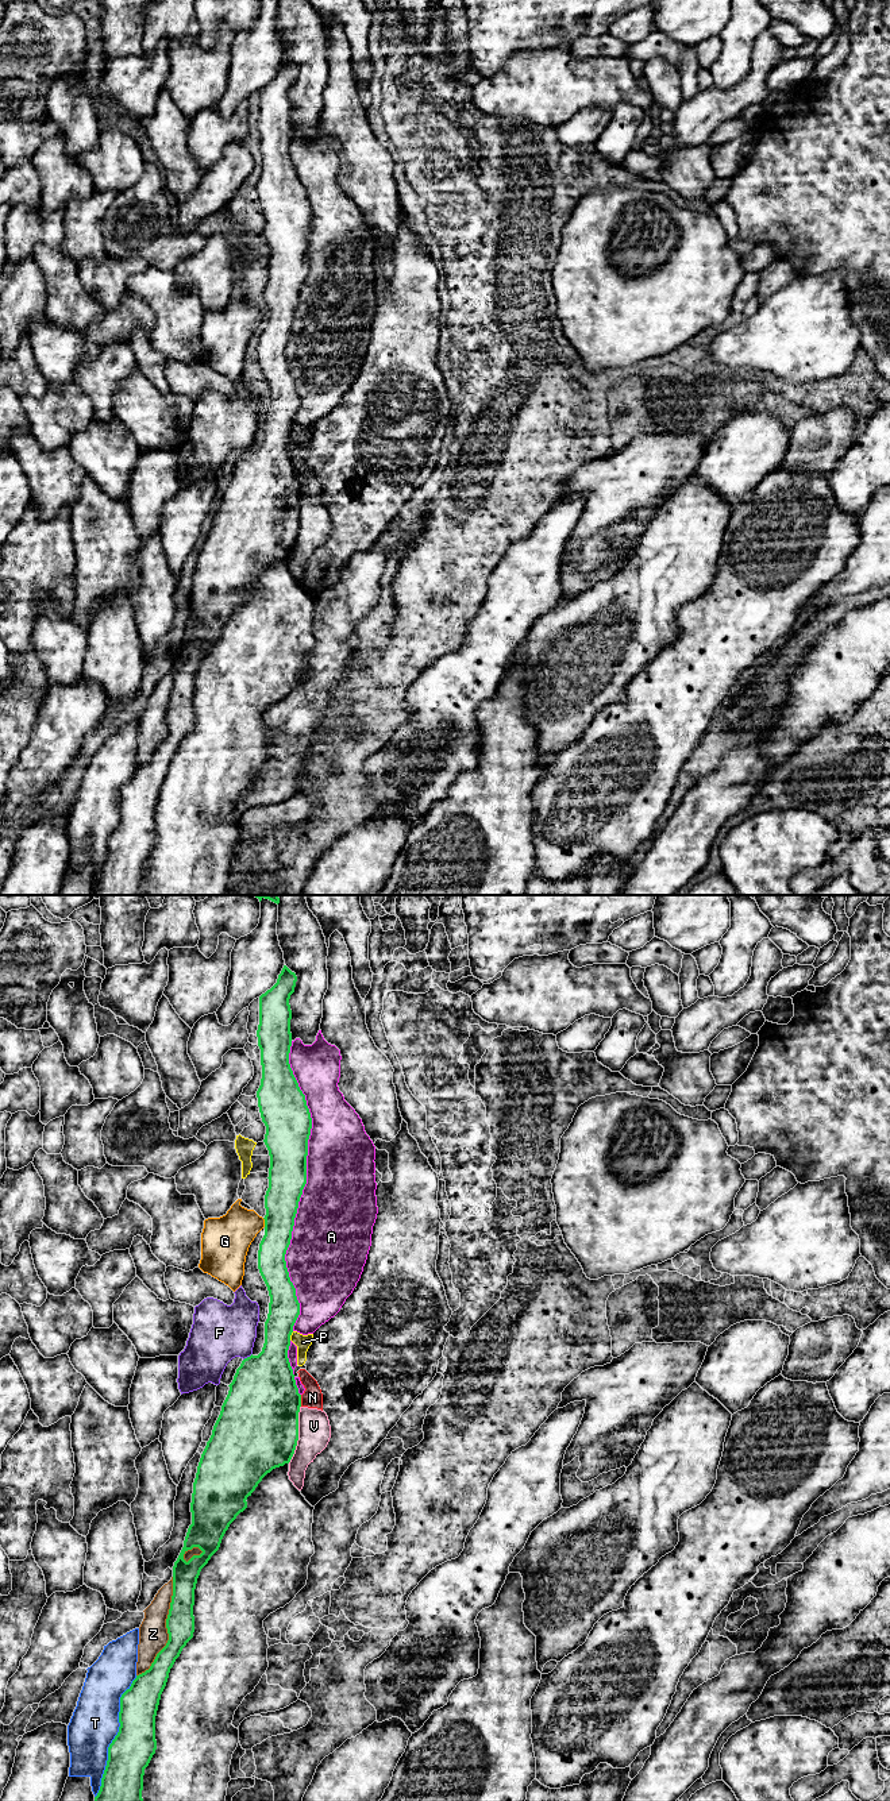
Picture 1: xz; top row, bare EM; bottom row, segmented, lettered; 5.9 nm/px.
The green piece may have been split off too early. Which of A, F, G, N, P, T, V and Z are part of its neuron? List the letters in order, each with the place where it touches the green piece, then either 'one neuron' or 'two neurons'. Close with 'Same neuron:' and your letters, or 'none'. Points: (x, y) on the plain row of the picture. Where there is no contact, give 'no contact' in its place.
A: xz (304, 278) | two neurons
F: xz (247, 450) | two neurons
G: xz (265, 315) | two neurons
N: xz (300, 493) | two neurons
P: xz (291, 427) | two neurons
T: xz (115, 829) | two neurons
V: xz (297, 527) | two neurons
Z: xz (166, 720) | two neurons
Same neuron: none

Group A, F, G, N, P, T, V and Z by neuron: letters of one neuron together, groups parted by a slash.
A / F / G / N P / T / V / Z

